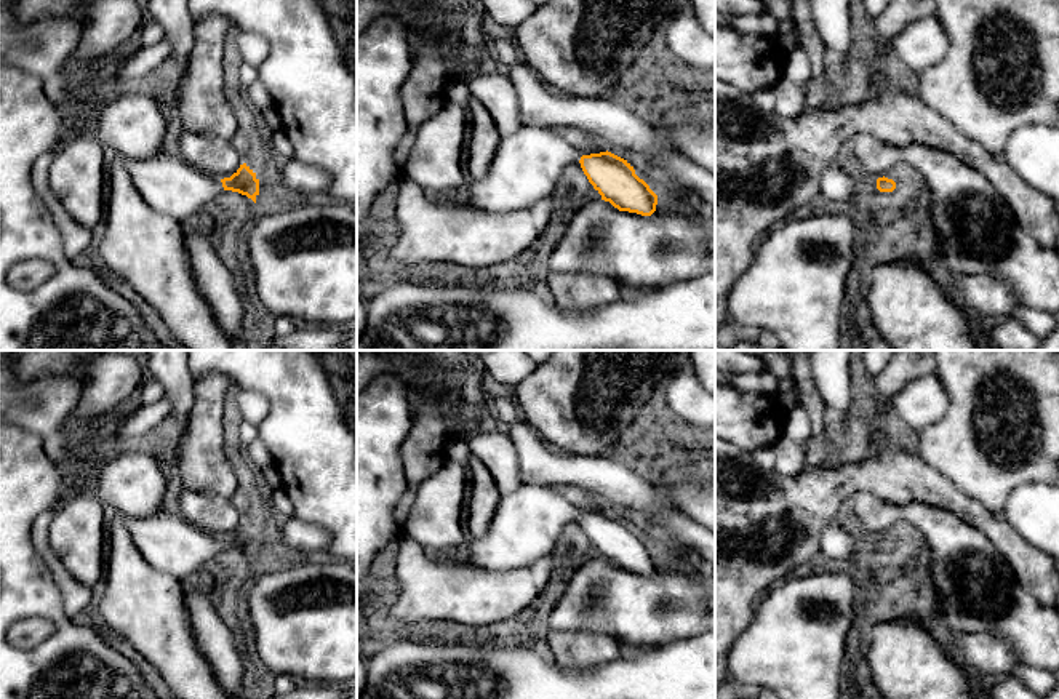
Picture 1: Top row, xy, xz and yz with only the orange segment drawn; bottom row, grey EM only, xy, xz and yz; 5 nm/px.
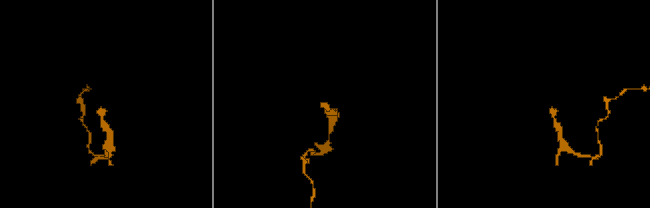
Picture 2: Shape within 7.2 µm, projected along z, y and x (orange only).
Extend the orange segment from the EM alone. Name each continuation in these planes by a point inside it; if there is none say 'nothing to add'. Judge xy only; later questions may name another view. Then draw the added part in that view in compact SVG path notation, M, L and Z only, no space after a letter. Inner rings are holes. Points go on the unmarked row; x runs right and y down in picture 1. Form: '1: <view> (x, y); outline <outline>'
1: xy (171, 544); outline M168 499L152 517L126 517L126 528L146 561L181 582L197 577L200 568L224 549L219 537L194 526Z

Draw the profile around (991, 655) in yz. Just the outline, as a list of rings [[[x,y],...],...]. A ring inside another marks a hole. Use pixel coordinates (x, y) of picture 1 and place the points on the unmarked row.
[[[957,633],[957,656],[982,675],[1005,677],[1021,664],[1011,645],[993,633]]]

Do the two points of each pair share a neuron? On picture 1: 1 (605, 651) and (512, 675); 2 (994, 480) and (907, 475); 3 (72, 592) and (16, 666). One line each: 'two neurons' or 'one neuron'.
1: two neurons
2: two neurons
3: two neurons

